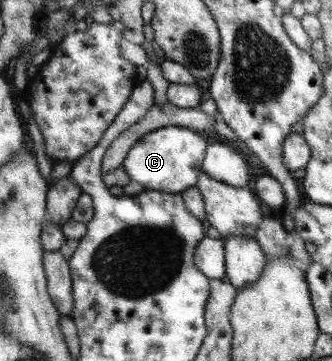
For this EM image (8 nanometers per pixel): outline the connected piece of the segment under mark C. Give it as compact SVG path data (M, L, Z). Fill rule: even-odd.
M183 126L161 127L135 141L120 167L130 181L139 183L144 190L180 195L196 185L203 153L206 153L205 139L197 135L197 131L189 131Z

